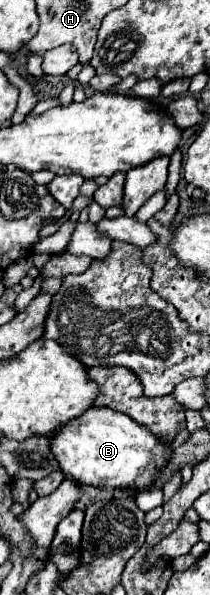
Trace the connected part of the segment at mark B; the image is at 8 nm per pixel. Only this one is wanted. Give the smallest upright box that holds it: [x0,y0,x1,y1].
[50,406,172,488]

